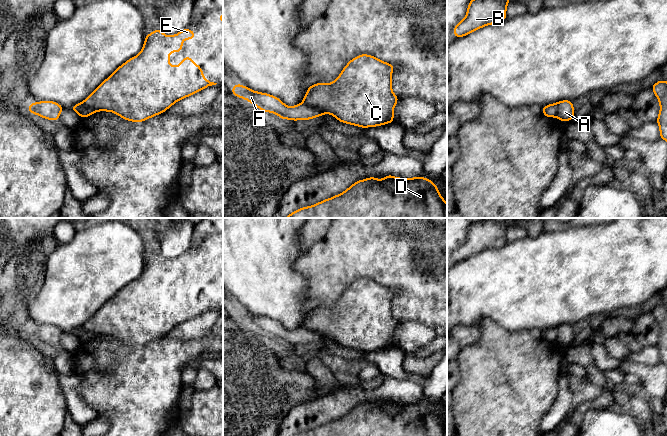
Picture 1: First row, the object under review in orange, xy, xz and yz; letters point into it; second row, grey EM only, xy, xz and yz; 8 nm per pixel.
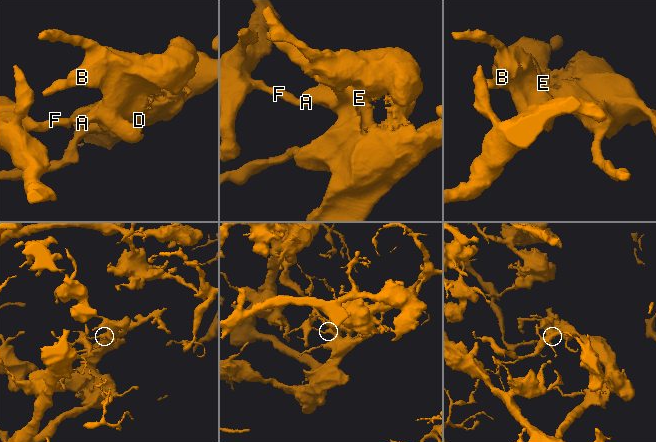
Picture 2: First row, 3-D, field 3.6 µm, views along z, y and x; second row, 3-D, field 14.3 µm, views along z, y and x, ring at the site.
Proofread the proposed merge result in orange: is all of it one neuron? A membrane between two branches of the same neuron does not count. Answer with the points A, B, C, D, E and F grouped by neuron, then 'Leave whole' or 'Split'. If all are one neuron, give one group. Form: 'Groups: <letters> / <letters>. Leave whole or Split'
Groups: A F / B C D E. Split

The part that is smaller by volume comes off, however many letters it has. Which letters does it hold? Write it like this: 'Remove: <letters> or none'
Remove: A, F

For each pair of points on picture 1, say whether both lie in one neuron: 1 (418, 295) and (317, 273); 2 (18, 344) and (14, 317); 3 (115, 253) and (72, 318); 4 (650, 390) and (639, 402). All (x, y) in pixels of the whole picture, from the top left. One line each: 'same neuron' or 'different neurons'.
1: same neuron
2: different neurons
3: same neuron
4: different neurons

